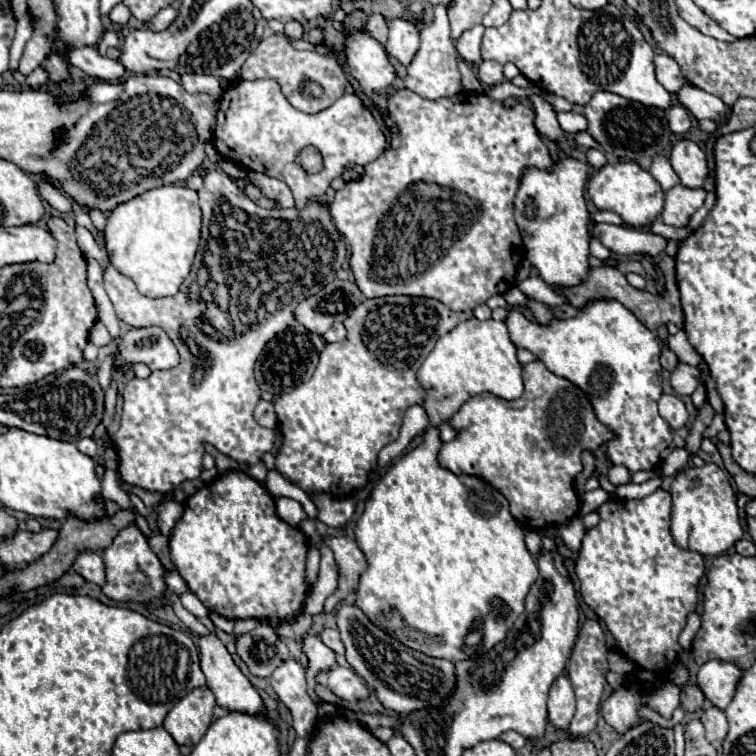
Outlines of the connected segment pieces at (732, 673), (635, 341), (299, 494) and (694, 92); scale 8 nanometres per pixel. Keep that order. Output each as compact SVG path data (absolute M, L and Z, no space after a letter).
M707 661L697 673L699 689L715 707L721 709L725 709L731 703L739 679L741 669L727 661Z
M593 299L593 301L589 301L585 307L581 307L579 309L579 313L575 315L575 317L571 317L571 319L551 319L547 325L541 325L541 323L537 323L537 321L531 321L529 317L525 317L521 311L511 311L509 313L509 317L507 317L507 329L509 329L509 335L511 335L511 341L515 343L515 347L519 347L519 349L527 349L527 351L531 351L539 361L543 361L545 363L545 367L549 369L549 371L553 371L555 375L559 375L559 377L565 377L565 379L569 379L571 383L575 383L575 385L579 385L587 395L589 395L589 399L591 399L591 405L593 405L593 409L595 409L595 415L599 417L599 421L603 423L603 425L607 425L613 433L615 433L615 439L611 439L609 443L607 443L607 459L611 461L611 463L615 463L615 465L625 465L629 471L639 471L639 469L645 469L645 471L651 471L651 469L657 469L659 465L661 465L661 457L659 457L659 453L665 449L665 447L669 447L669 443L671 443L671 429L669 429L669 425L667 425L667 421L657 413L657 401L659 401L659 397L661 397L661 365L659 365L659 353L661 353L661 343L659 343L659 339L657 339L657 335L653 333L653 331L649 331L627 307L623 307L619 301L615 301L615 299Z
M269 471L269 473L267 473L267 477L265 477L265 487L267 487L269 493L275 495L275 497L291 497L291 499L297 499L297 501L303 505L303 509L307 511L309 517L317 517L319 511L317 511L317 505L311 501L311 497L305 495L305 491L299 489L297 485L289 483L279 471Z
M683 85L681 91L675 93L677 95L677 101L687 107L687 111L695 117L695 119L715 119L715 121L721 121L725 123L731 113L729 113L729 107L715 95L699 89L699 87L693 87L693 85Z

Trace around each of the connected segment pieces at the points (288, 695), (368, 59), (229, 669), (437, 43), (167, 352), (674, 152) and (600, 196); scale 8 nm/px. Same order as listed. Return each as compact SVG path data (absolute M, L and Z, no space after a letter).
M285 661L271 675L271 687L279 701L291 711L297 737L309 737L317 721L317 705L307 695L305 669L299 661Z
M353 29L343 39L347 65L351 75L359 81L361 89L373 99L379 109L387 107L383 93L397 81L395 69L379 41L375 41L365 29Z
M215 633L199 639L199 651L201 651L201 669L207 677L207 687L213 691L219 707L223 707L225 711L245 711L247 715L267 715L267 707L261 695L251 685L251 681L241 673L241 669L235 665L225 645L215 637Z
M443 5L435 7L435 21L421 29L421 45L413 61L407 65L407 77L403 79L403 85L425 99L449 97L463 91L461 75L457 69L457 49L451 39L447 9Z
M161 327L131 329L119 345L115 365L125 369L127 363L145 363L151 371L173 369L179 365L179 353Z
M691 139L677 141L671 149L669 159L685 187L691 187L691 189L703 187L703 181L705 181L709 169L707 169L705 151L695 141L691 141Z
M607 163L589 179L587 193L597 209L617 213L627 225L639 229L649 227L663 211L663 189L639 163Z

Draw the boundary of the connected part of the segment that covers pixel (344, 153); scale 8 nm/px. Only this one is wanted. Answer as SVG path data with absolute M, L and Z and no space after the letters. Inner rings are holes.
M271 79L239 81L225 89L219 101L217 127L213 135L213 143L221 157L287 183L295 195L297 207L305 207L311 199L325 195L331 179L341 177L345 169L353 165L367 165L387 149L387 135L359 95L343 95L325 111L307 115L291 107L277 81ZM305 145L315 145L323 155L325 169L317 175L307 175L295 163L295 155Z

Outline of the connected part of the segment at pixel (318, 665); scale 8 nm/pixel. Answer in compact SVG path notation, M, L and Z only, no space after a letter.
M317 635L305 637L303 651L309 657L309 669L307 669L309 677L315 677L317 671L327 671L335 665L335 653Z

